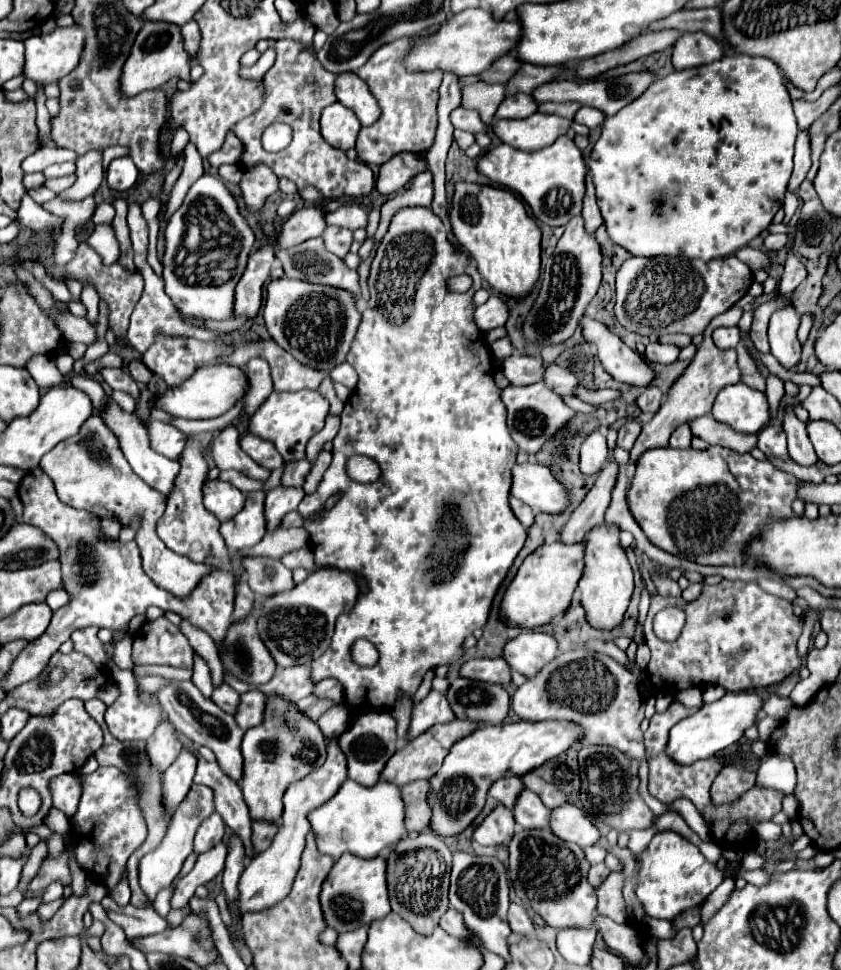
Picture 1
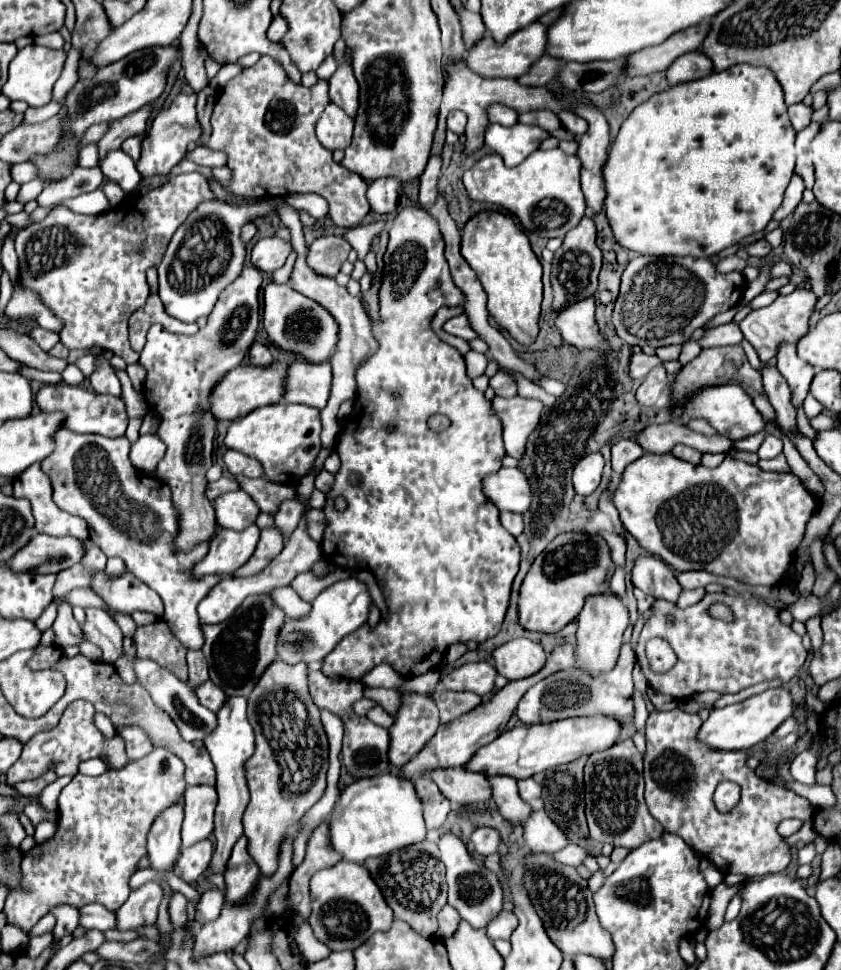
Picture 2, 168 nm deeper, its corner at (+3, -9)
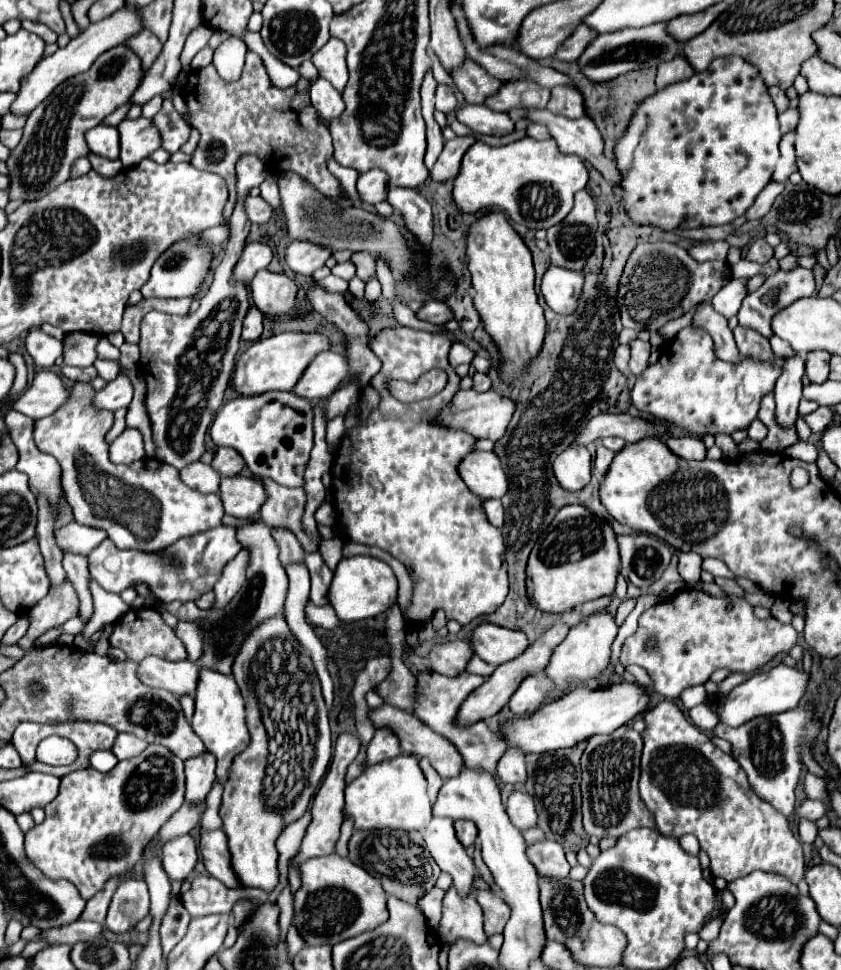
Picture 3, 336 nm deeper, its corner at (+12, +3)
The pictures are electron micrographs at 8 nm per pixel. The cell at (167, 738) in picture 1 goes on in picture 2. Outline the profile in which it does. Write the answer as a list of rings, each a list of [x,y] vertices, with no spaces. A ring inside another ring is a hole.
[[[155,748],[145,760],[129,762],[123,770],[101,776],[83,776],[77,774],[61,790],[61,810],[57,812],[57,832],[43,844],[35,844],[29,852],[23,852],[23,888],[21,892],[11,892],[5,900],[5,918],[7,924],[29,932],[39,918],[43,918],[53,906],[69,904],[81,908],[81,904],[97,902],[115,912],[129,896],[129,878],[135,874],[139,860],[147,854],[147,832],[153,820],[169,806],[175,806],[183,800],[185,778],[183,762],[165,748]]]

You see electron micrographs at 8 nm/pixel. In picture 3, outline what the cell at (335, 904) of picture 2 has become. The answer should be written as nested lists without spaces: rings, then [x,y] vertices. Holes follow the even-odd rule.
[[[340,854],[310,858],[300,866],[302,886],[294,896],[294,924],[310,944],[338,944],[346,938],[372,930],[388,920],[386,892],[364,868],[356,868]]]

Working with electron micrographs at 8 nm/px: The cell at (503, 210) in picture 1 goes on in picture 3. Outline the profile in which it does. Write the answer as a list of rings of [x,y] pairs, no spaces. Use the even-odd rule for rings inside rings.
[[[488,212],[470,226],[466,236],[466,256],[472,274],[474,308],[502,352],[502,376],[512,380],[538,354],[546,334],[544,312],[534,292],[532,254],[502,212]]]

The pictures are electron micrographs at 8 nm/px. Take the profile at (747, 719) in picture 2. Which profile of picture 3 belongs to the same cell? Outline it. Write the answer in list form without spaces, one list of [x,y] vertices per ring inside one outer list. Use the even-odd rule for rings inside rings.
[[[780,664],[776,668],[772,668],[770,672],[764,674],[756,674],[750,680],[738,684],[722,702],[720,706],[720,720],[722,724],[736,728],[740,724],[746,724],[748,720],[756,718],[756,716],[770,716],[770,714],[780,714],[786,710],[792,710],[798,706],[800,698],[804,696],[808,684],[808,676],[796,668],[788,668],[786,664]]]

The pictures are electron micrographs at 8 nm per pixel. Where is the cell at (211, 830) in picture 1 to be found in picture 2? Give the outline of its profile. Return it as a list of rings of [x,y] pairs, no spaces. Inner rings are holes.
[[[201,840],[189,848],[183,848],[175,862],[175,874],[187,884],[195,884],[197,878],[209,868],[211,854],[213,844],[209,840]]]

